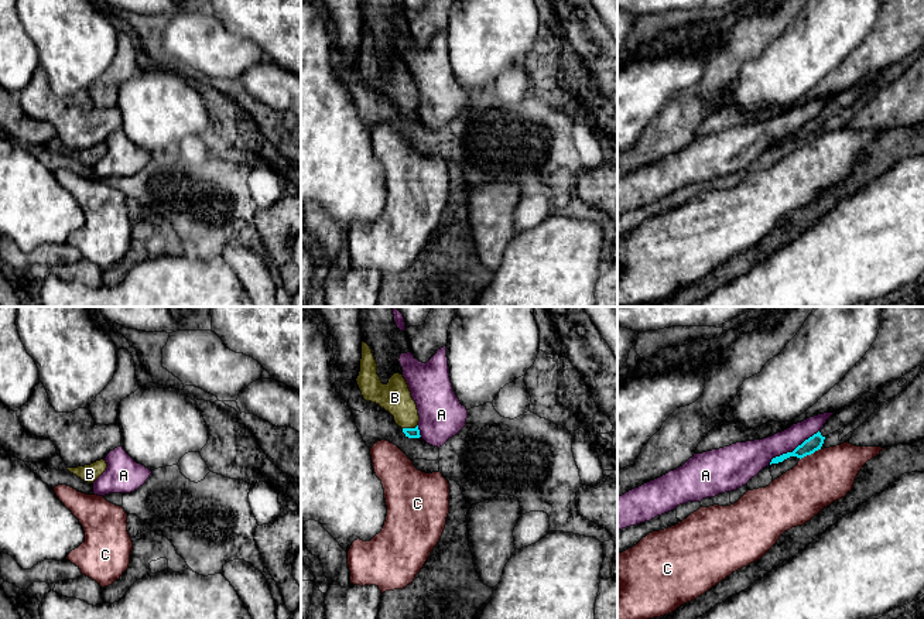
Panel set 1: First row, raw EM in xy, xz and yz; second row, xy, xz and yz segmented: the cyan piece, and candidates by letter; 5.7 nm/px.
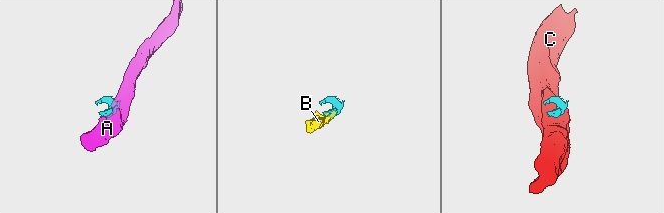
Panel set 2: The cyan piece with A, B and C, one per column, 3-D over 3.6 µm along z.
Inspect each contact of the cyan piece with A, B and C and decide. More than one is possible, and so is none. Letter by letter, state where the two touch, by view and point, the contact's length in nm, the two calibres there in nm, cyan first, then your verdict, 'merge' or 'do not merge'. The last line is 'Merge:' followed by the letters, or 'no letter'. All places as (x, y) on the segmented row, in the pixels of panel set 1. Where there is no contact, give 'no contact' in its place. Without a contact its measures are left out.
A: contact yz (794, 450); length 340 nm; calibres 90 and 180 nm; do not merge
B: contact xz (410, 428); length 90 nm; calibres 60 and 180 nm; merge
C: contact yz (810, 454); length 140 nm; calibres 90 and 300 nm; do not merge
Merge: B

